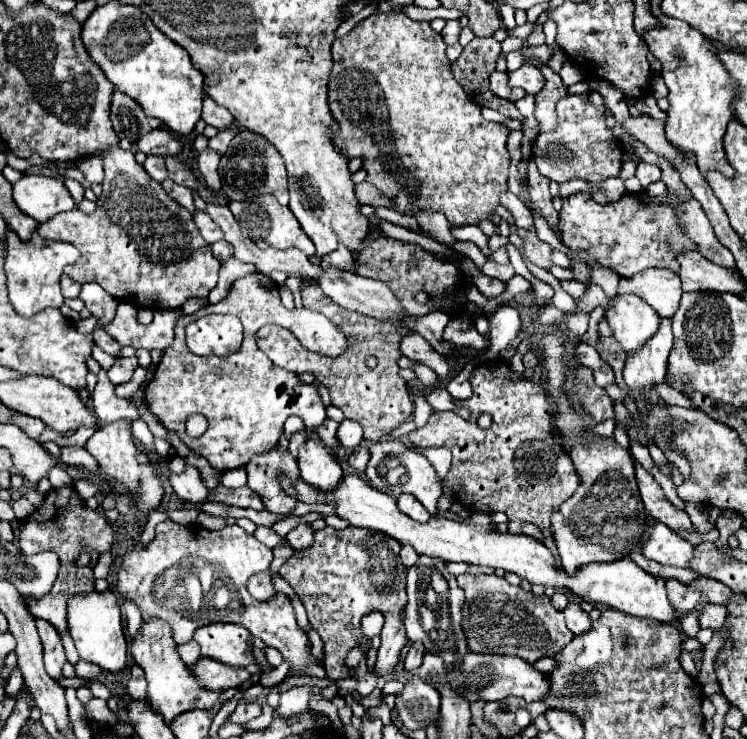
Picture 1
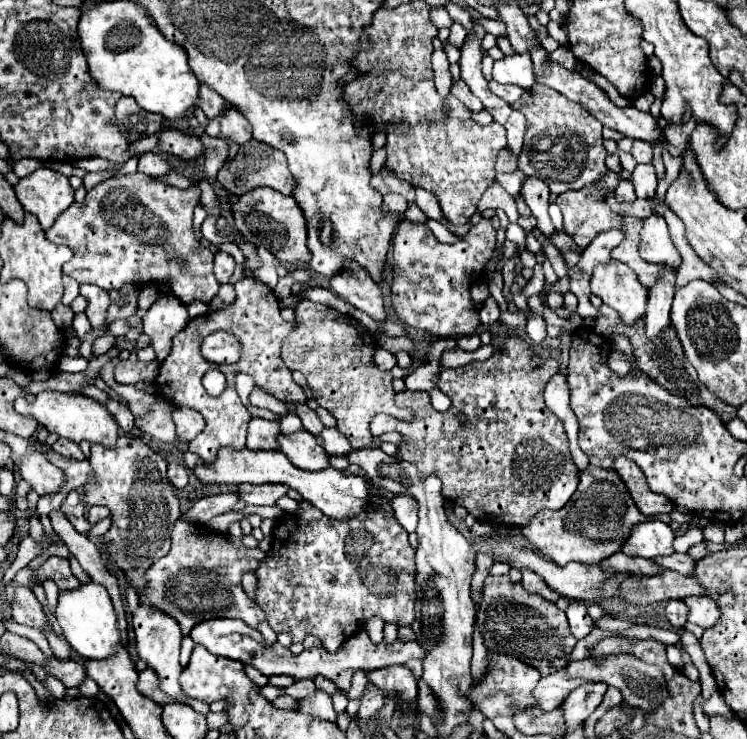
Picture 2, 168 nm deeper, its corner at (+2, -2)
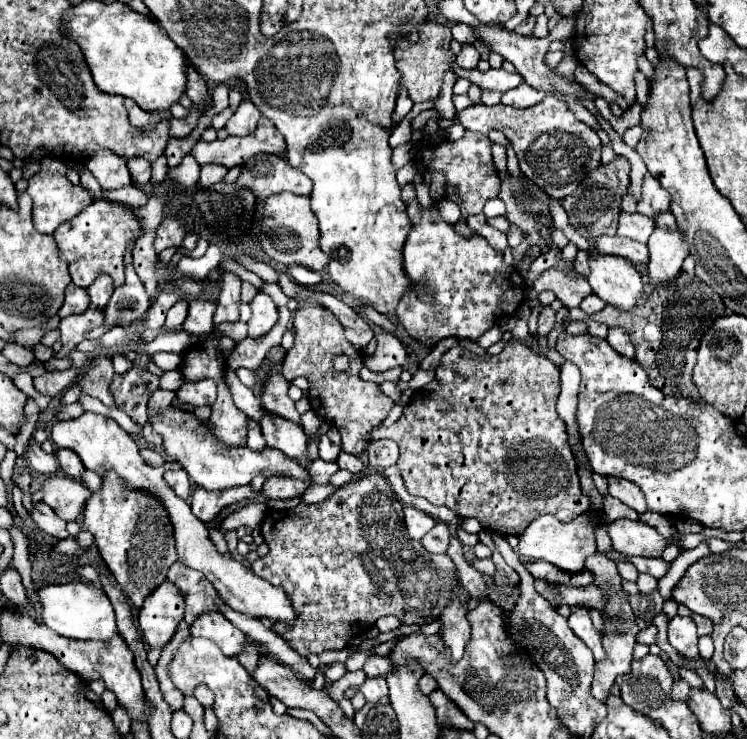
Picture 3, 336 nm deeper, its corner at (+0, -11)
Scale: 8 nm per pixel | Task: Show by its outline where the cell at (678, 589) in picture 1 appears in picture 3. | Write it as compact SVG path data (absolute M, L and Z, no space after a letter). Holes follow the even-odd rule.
M675 616L669 620L669 644L687 660L699 660L697 628L693 620Z

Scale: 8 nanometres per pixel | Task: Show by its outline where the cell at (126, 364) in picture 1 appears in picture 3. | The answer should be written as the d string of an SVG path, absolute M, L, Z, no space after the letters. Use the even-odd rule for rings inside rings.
M135 362L131 370L113 376L111 392L115 406L121 408L139 428L147 424L147 402L159 388L159 378L151 374L145 364Z

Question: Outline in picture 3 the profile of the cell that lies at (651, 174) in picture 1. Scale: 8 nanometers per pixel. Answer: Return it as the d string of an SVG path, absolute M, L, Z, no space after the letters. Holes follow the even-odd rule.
M647 174L643 182L643 200L637 204L637 212L649 218L669 212L669 192L665 192L665 188L661 188L651 174Z

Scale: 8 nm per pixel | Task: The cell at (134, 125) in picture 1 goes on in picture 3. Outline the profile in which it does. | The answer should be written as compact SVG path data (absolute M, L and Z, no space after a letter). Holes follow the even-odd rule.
M125 100L125 108L127 108L127 112L129 112L129 122L133 124L133 126L137 126L137 128L153 128L159 120L161 120L161 114L159 112L145 112L145 110L141 110L133 100Z

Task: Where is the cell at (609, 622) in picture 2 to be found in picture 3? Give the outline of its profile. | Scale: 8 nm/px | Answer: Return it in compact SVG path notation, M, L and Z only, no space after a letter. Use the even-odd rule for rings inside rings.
M654 625L641 630L637 635L637 643L646 644L648 646L656 643L656 636L657 636L657 628Z

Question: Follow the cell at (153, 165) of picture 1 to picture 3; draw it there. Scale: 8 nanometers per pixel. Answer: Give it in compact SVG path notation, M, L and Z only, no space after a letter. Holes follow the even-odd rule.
M133 158L127 162L129 166L129 172L131 172L131 180L133 184L139 184L139 186L145 186L151 178L151 164L141 160L141 158Z

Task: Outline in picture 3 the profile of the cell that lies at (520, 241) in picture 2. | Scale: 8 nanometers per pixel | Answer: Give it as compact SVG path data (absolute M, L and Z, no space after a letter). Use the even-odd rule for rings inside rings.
M498 197L491 199L487 201L482 212L487 218L492 218L495 216L505 216L506 214L505 204Z

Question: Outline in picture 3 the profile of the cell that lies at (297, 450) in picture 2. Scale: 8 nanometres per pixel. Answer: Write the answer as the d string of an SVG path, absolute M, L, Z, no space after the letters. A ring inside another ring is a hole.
M265 412L265 416L261 418L259 424L261 424L263 438L265 438L267 446L279 448L289 458L295 458L297 464L301 464L301 466L305 466L309 462L307 452L305 452L307 436L297 422L291 422L277 414Z

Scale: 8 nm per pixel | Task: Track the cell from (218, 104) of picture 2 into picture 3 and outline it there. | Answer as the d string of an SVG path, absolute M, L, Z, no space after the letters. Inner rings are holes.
M187 66L185 74L187 74L185 94L193 100L193 104L201 106L209 98L209 84L203 80L203 76L193 66Z

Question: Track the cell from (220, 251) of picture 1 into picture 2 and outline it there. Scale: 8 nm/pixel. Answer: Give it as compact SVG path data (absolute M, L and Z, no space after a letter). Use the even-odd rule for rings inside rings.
M219 251L215 255L215 277L217 277L217 281L219 283L229 283L231 275L233 275L233 269L235 269L235 259L229 253Z

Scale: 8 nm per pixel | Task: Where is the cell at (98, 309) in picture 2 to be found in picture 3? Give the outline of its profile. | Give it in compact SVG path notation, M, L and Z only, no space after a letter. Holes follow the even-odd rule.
M101 274L97 276L97 280L87 288L89 296L91 296L91 304L97 304L97 306L107 306L111 294L113 294L113 280L109 280L109 276Z

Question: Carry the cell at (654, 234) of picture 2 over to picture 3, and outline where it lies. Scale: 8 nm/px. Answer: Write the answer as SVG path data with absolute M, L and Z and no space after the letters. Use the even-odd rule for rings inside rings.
M597 236L597 238L593 238L593 246L601 254L623 256L623 258L631 260L633 264L649 260L647 246L639 244L639 242L631 240L631 238L623 238L623 236Z

